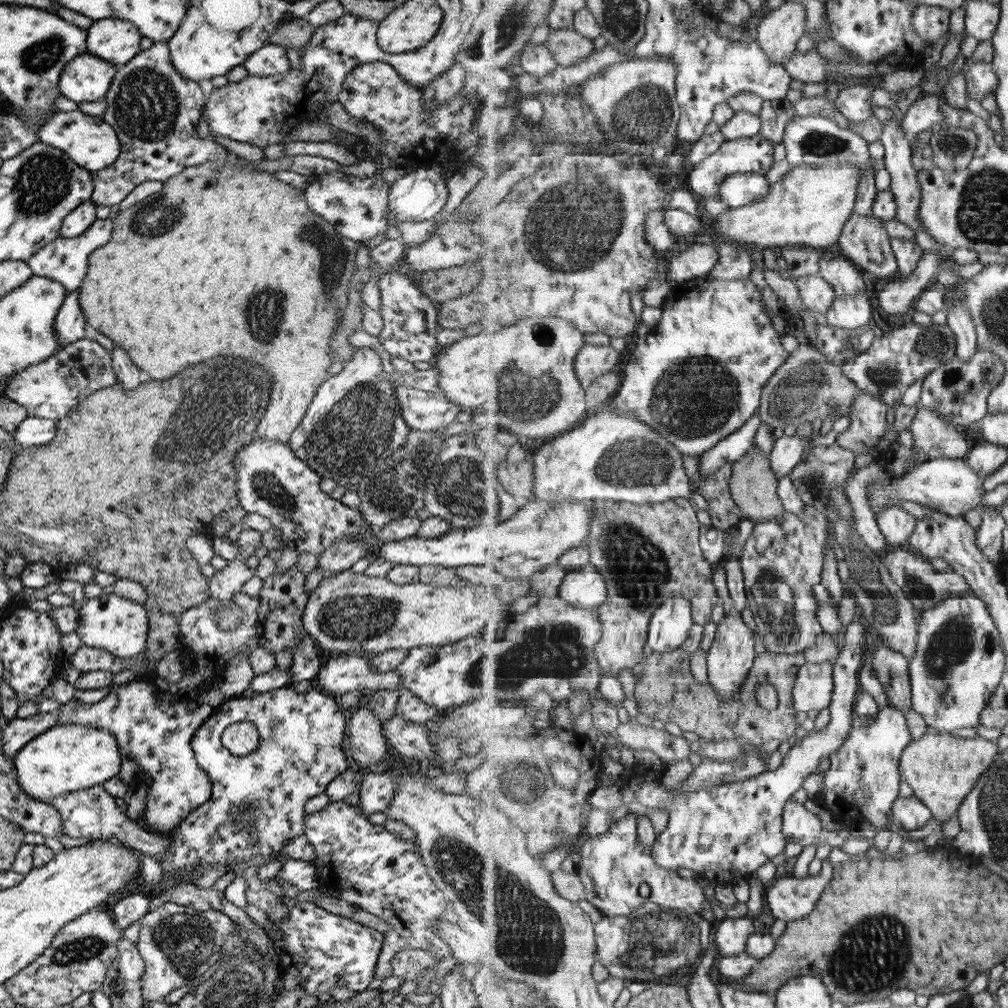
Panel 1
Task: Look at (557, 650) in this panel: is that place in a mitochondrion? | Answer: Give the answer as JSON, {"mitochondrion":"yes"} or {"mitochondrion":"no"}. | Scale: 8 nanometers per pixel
{"mitochondrion":"yes"}

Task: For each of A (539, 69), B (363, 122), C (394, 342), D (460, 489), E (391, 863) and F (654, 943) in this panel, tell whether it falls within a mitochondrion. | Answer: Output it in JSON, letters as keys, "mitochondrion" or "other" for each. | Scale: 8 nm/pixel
{"A":"other","B":"other","C":"other","D":"mitochondrion","E":"other","F":"mitochondrion"}

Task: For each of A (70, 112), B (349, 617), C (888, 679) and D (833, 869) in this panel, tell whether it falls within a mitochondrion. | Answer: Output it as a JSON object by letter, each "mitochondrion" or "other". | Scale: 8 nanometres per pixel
{"A":"other","B":"mitochondrion","C":"mitochondrion","D":"other"}

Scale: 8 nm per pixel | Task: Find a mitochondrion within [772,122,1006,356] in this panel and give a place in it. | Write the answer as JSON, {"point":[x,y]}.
{"point":[817,143]}

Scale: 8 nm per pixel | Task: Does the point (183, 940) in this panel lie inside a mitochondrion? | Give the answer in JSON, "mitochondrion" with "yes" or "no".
{"mitochondrion":"yes"}

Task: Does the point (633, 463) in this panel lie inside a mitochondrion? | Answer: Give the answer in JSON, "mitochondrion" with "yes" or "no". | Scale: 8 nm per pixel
{"mitochondrion":"yes"}

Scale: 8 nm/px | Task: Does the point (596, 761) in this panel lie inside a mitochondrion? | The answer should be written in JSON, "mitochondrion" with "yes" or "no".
{"mitochondrion":"no"}

